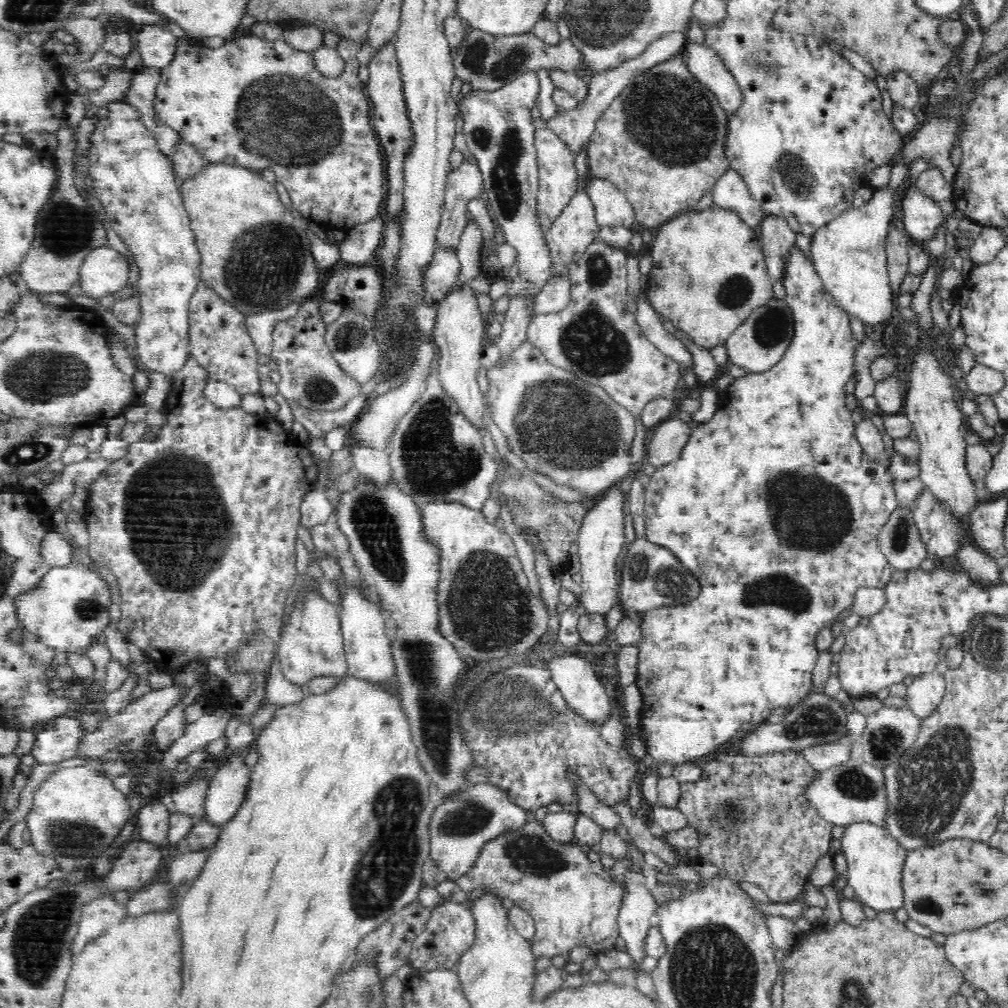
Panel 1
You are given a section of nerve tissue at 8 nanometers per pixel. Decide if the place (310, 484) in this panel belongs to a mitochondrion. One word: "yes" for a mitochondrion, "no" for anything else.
no

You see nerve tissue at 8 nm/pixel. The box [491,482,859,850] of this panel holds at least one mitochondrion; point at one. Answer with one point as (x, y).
(777, 588)

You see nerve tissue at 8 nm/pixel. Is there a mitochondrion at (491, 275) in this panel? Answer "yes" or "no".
no

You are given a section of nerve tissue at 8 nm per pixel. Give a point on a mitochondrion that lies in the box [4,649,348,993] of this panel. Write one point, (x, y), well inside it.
(40, 933)

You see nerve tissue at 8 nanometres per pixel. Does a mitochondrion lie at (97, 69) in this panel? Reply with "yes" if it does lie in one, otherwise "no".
no

